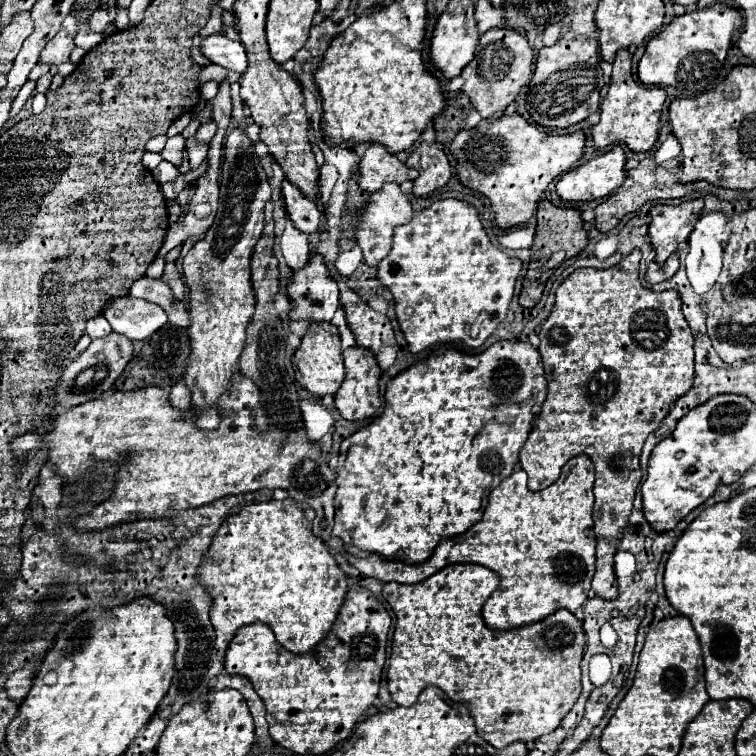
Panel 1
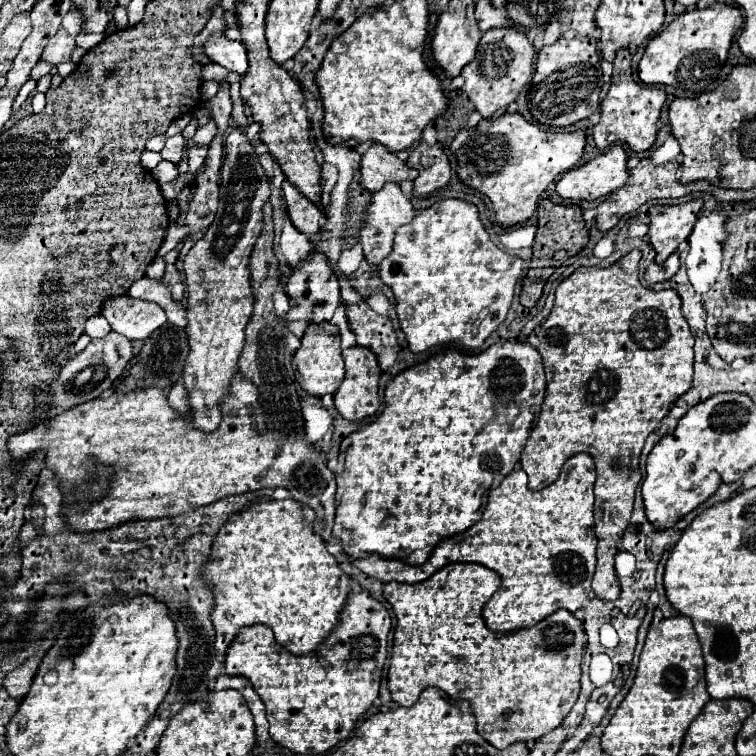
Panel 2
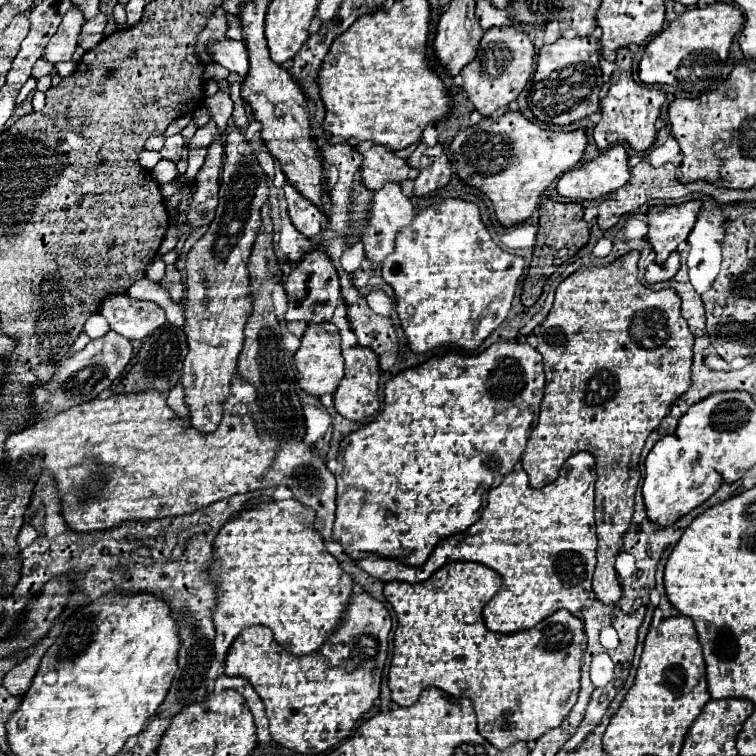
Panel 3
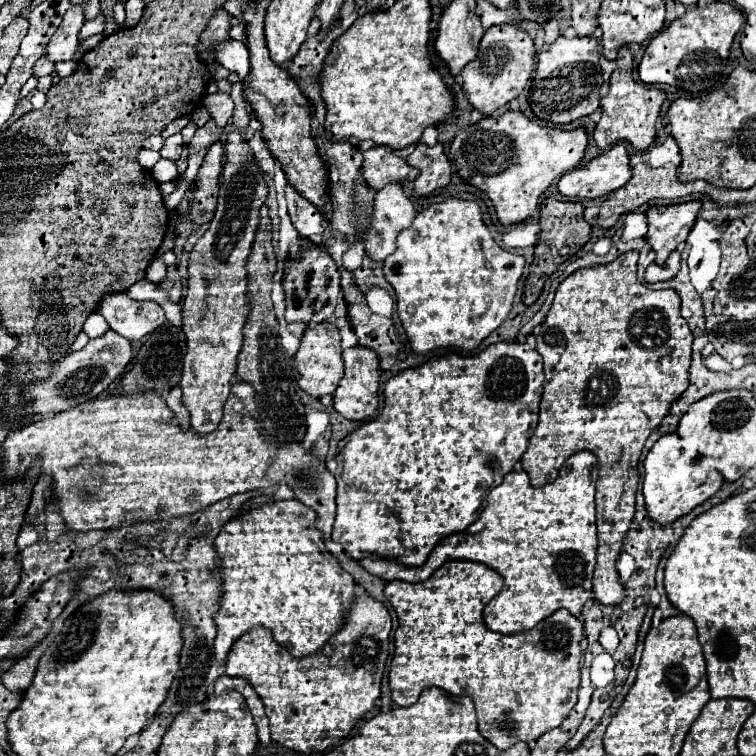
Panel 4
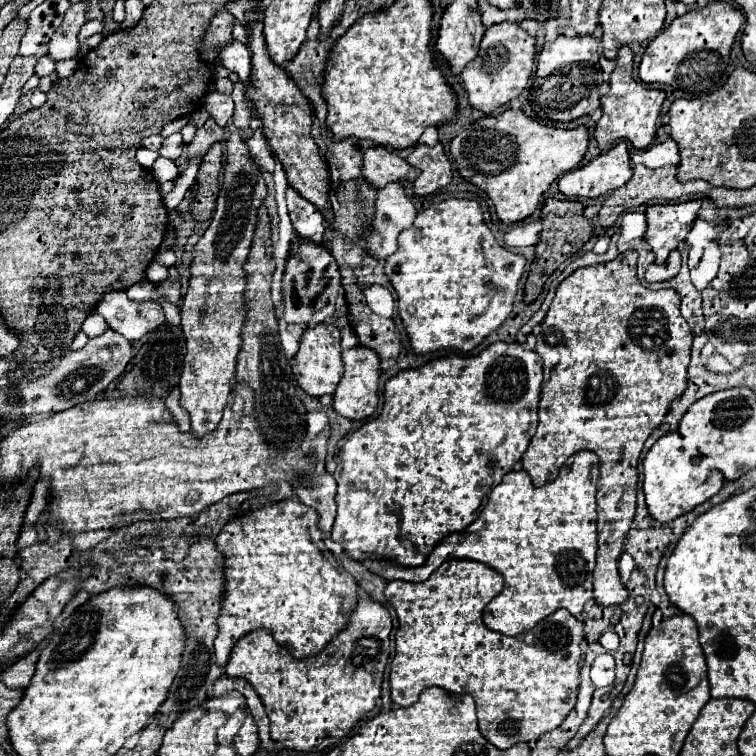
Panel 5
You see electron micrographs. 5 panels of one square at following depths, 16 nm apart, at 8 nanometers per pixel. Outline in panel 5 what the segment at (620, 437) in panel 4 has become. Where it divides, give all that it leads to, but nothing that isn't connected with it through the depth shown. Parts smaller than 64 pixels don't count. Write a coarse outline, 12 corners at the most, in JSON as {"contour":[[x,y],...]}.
{"contour":[[634,250],[574,270],[536,332],[534,486],[592,450],[594,600],[618,560],[638,458],[686,390],[692,330]]}

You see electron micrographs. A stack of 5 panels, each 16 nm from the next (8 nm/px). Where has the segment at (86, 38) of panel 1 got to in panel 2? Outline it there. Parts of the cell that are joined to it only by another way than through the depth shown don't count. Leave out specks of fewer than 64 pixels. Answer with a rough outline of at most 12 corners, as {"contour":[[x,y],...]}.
{"contour":[[80,32],[76,44],[84,50],[92,50],[104,40],[104,34]]}

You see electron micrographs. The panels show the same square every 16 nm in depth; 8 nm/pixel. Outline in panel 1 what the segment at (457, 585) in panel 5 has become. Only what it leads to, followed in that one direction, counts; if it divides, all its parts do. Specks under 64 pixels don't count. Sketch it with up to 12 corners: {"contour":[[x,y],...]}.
{"contour":[[448,564],[384,584],[388,690],[468,702],[494,748],[572,710],[582,622],[494,632],[500,578]]}

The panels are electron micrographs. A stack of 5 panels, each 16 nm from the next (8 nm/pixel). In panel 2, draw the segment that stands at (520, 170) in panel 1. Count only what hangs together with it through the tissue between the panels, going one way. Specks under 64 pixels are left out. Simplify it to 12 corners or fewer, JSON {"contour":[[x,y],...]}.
{"contour":[[520,112],[462,128],[460,180],[524,224],[584,154],[586,134]]}

